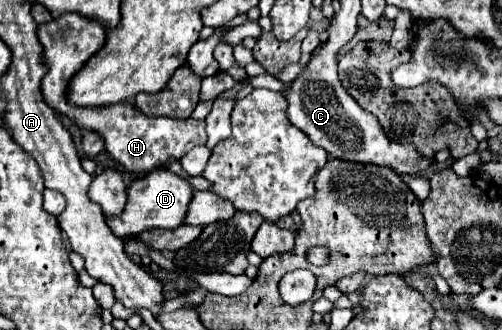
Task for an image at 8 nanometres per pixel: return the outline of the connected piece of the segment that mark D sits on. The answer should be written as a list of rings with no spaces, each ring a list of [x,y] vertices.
[[[159,167],[153,173],[147,173],[143,177],[137,177],[135,181],[131,181],[127,187],[127,203],[125,203],[123,213],[117,217],[105,217],[105,221],[107,221],[109,229],[113,229],[113,233],[121,239],[125,239],[129,235],[139,235],[143,231],[157,229],[157,227],[177,229],[185,221],[185,211],[189,207],[193,191],[195,189],[185,179]]]

